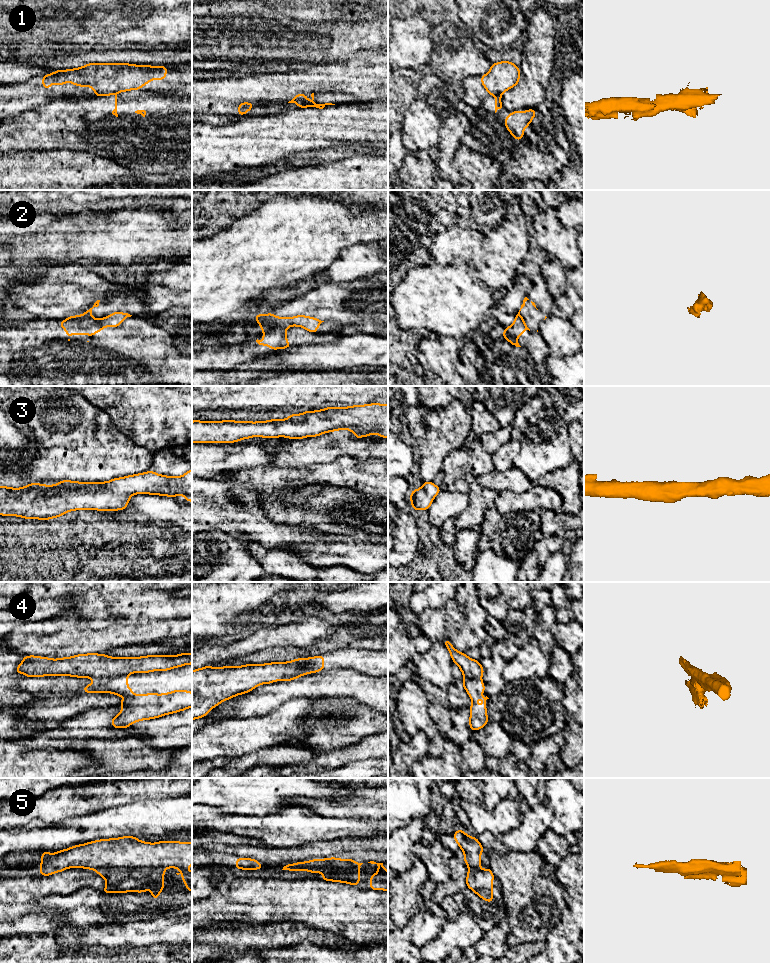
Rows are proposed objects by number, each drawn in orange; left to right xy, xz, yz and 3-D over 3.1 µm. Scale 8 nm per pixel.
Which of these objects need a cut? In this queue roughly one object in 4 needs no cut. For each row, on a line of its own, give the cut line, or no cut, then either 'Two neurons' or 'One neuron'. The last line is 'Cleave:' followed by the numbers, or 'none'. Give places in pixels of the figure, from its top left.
1: Split along xz (312, 102), (300, 107). Two neurons
2: Split along xz (287, 326), (262, 329). Two neurons
3: No split. One neuron
4: Split along xy (127, 674), (95, 680). Two neurons
5: Split along xy (165, 867), (100, 867), (97, 870). Two neurons
Cleave: 1, 2, 4, 5

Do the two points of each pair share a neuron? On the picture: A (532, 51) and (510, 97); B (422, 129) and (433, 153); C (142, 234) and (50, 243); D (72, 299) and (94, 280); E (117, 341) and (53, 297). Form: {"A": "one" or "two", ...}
{"A": "one", "B": "two", "C": "one", "D": "one", "E": "two"}

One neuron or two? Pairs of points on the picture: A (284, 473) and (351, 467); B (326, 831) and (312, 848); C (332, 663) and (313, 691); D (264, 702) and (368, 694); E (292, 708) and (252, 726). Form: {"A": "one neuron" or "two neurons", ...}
{"A": "one neuron", "B": "two neurons", "C": "two neurons", "D": "one neuron", "E": "one neuron"}

